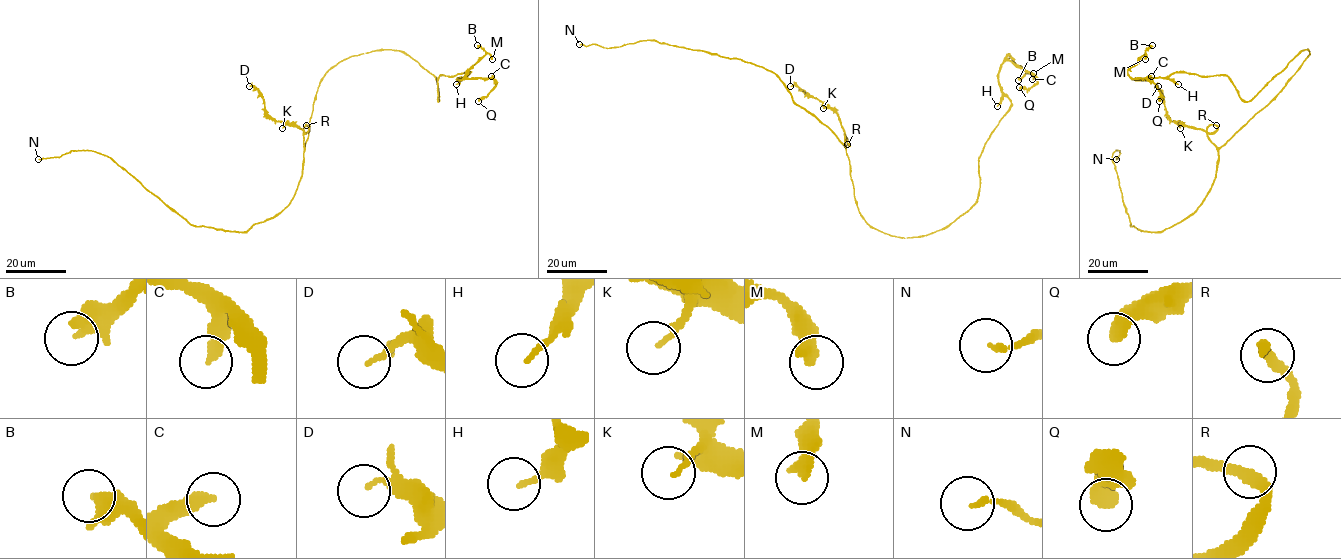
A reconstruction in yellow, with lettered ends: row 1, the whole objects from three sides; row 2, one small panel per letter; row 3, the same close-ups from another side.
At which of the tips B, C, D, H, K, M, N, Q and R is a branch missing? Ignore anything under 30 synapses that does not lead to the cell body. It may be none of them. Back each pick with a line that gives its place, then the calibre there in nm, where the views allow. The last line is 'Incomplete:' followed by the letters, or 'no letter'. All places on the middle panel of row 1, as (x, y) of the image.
Incomplete: no letter

